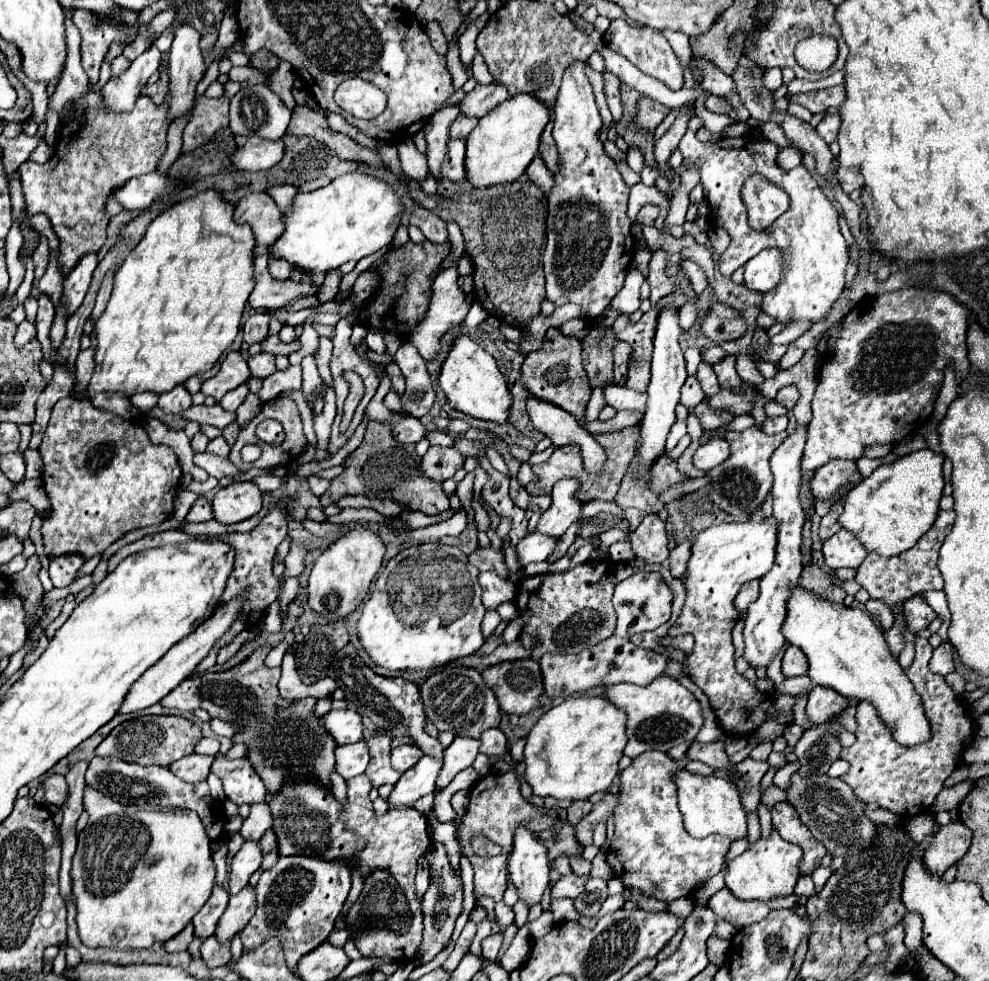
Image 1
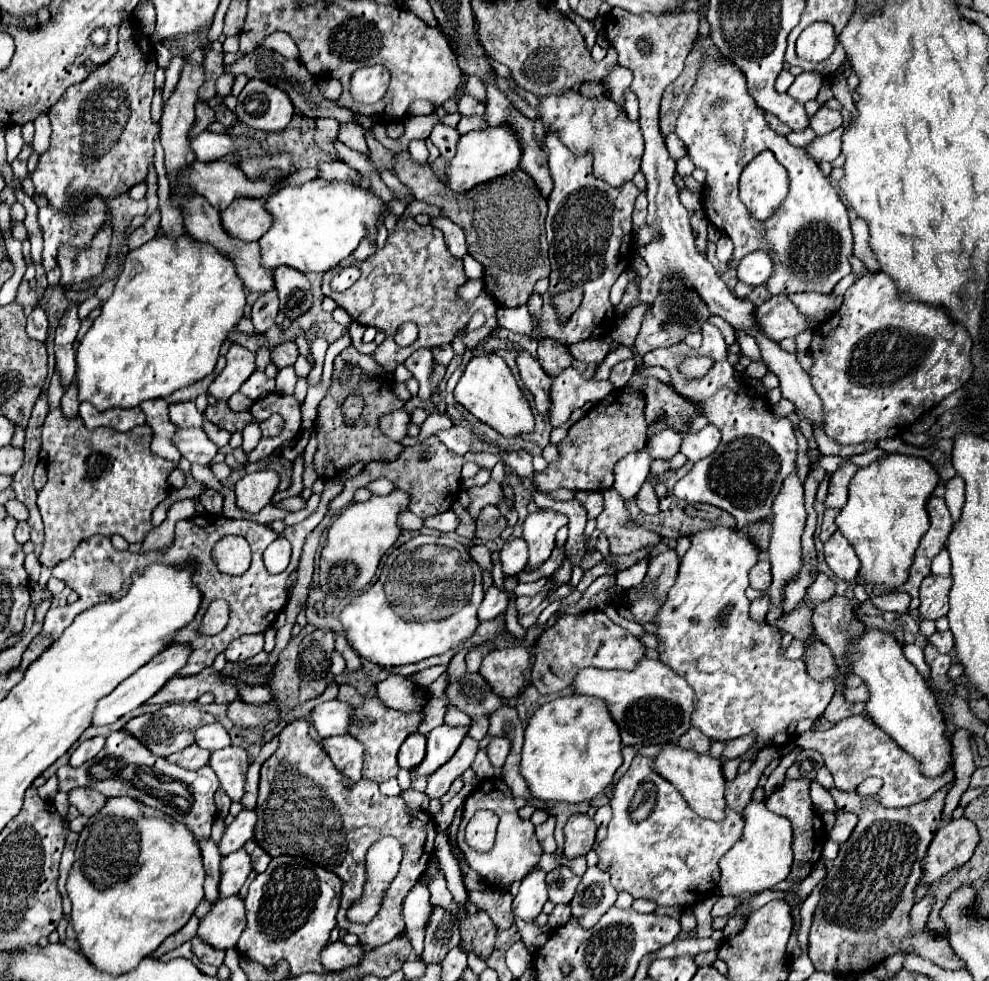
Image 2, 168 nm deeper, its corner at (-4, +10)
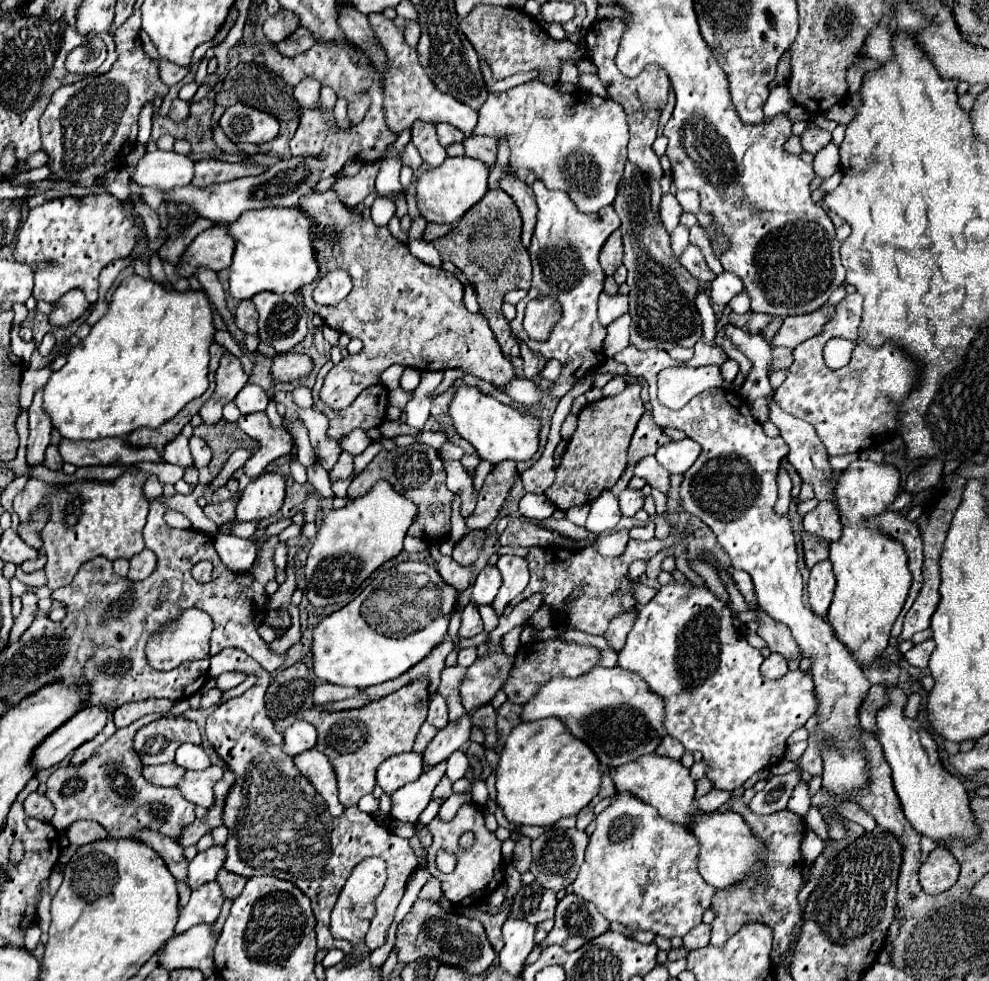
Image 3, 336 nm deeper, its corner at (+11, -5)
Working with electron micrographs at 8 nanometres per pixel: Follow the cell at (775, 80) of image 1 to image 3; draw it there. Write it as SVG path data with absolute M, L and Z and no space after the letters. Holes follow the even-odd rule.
M778 85L778 87L774 87L770 91L770 97L768 97L766 105L764 105L764 115L770 119L770 117L774 117L778 113L788 113L792 109L792 105L794 105L794 99L788 93L788 89L784 85Z

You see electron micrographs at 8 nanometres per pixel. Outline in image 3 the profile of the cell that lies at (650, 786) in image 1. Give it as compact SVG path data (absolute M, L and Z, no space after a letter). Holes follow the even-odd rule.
M618 793L610 807L596 817L596 831L586 847L586 859L572 883L574 895L594 903L608 921L616 921L628 929L654 931L666 939L684 937L692 927L702 923L702 915L716 893L696 871L696 849L696 839L688 827L666 821L654 807L628 793Z

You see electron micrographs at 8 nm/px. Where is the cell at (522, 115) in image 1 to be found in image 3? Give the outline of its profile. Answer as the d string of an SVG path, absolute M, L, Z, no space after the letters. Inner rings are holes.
M446 157L442 165L424 171L416 179L416 205L428 223L456 223L488 191L490 169L468 157Z

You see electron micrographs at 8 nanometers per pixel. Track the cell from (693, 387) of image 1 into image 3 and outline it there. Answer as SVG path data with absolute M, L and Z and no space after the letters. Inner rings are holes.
M612 377L602 391L604 391L604 397L608 397L608 395L618 395L624 387L626 387L626 381L622 377Z

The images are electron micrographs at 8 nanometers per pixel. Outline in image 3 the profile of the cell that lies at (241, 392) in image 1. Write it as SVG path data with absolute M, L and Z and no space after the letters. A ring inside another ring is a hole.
M248 383L242 391L240 391L240 395L234 399L234 403L238 405L238 409L246 415L246 413L256 413L256 411L266 411L266 407L268 407L268 403L270 403L270 395L262 389L262 387L258 387L258 385L254 385L254 383Z

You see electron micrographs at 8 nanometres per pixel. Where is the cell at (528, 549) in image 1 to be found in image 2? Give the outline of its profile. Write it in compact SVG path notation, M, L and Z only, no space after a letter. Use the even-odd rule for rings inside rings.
M511 538L499 550L499 558L503 562L503 574L505 576L519 574L529 562L529 546L523 538Z

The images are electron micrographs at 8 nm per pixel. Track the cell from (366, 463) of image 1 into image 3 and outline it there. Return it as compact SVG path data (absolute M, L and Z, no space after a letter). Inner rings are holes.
M328 361L320 373L318 373L318 381L312 389L314 395L314 403L318 411L326 413L330 419L330 427L328 427L328 435L336 441L340 441L342 435L346 435L352 429L372 429L378 427L382 423L382 419L386 419L386 409L388 409L388 389L384 385L372 385L366 391L362 391L358 395L358 399L340 411L334 411L326 406L320 400L320 389L324 385L324 377L328 375L328 371L334 367L332 361Z

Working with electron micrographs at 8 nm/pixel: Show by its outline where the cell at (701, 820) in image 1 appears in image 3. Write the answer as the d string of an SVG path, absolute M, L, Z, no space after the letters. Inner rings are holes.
M656 753L640 755L638 759L624 763L616 769L612 769L612 781L618 793L630 793L638 797L640 801L652 805L664 819L680 825L688 825L692 811L694 811L694 779L690 777L690 771L674 759L660 757Z

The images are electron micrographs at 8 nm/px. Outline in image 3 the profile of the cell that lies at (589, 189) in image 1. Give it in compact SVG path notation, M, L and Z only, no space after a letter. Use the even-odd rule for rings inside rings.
M536 181L532 189L538 201L538 223L532 243L528 247L534 277L528 295L518 303L518 315L514 321L510 321L510 327L512 333L524 339L532 351L542 353L546 359L558 359L562 363L562 373L558 381L550 387L550 397L560 401L574 383L578 383L586 373L598 369L606 359L602 351L606 327L600 325L596 315L596 301L602 293L602 283L606 277L598 263L598 255L606 239L620 227L620 219L612 207L590 215L580 213L576 211L576 205L568 199L568 195L564 195L562 191L548 191L540 181ZM538 295L552 295L562 307L562 315L546 341L526 339L522 327L524 307L530 299Z

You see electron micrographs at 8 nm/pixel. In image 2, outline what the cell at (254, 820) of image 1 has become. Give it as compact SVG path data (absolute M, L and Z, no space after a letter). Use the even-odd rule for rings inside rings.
M243 810L237 814L235 822L227 826L223 840L219 844L219 852L223 852L223 856L239 850L255 832L255 824L257 824L257 812L255 810Z

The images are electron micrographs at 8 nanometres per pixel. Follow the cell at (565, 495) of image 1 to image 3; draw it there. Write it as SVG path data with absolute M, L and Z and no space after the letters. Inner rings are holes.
M506 555L498 559L500 575L502 575L502 587L496 595L496 599L492 601L492 609L496 611L496 615L500 617L506 609L506 605L526 589L528 585L528 563L524 557L514 557L514 555Z

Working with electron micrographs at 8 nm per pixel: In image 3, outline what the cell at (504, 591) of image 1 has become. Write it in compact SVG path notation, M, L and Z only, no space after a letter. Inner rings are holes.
M466 605L464 611L462 611L462 625L460 625L460 631L458 631L458 637L474 637L482 633L482 619L480 619L480 613L476 607L472 605Z

